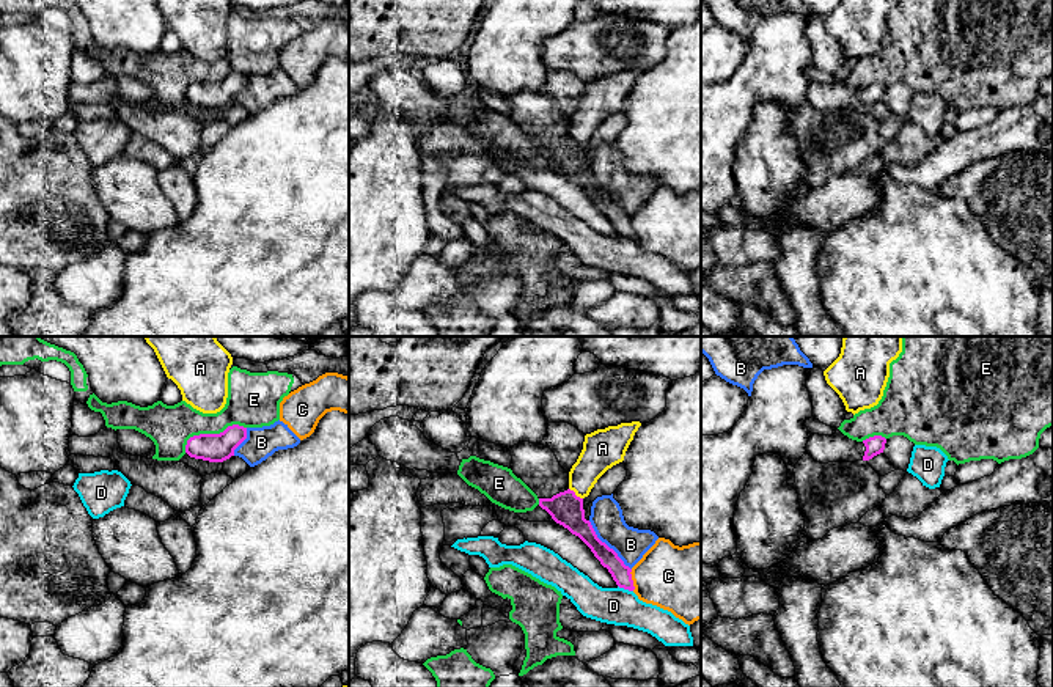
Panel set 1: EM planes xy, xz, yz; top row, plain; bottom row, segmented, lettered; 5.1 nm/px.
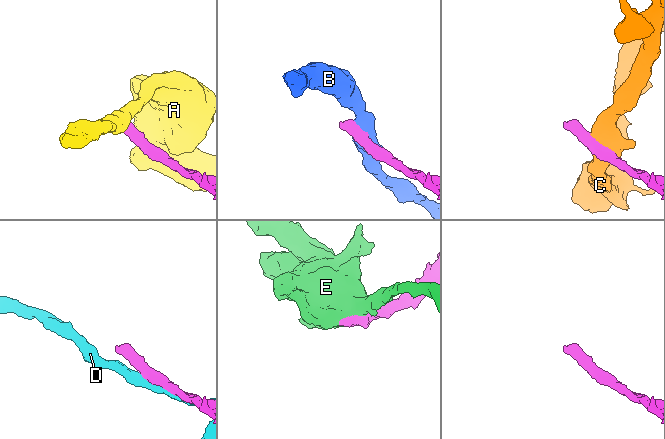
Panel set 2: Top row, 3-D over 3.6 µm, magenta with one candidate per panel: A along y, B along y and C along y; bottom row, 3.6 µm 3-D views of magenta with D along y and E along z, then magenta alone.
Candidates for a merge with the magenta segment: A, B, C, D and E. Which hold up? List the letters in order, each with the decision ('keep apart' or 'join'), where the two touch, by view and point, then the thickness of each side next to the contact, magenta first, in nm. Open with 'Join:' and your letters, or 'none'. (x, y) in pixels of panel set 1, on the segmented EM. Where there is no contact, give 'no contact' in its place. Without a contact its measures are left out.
Join: none
A: keep apart; contact xz (574, 494); calibres 170 and 180 nm
B: keep apart; contact xz (605, 544); calibres 150 and 170 nm
C: keep apart; contact xz (632, 580); calibres 100 and 340 nm
D: keep apart; contact xz (626, 588); calibres 100 and 190 nm
E: keep apart; contact xy (211, 434); calibres 140 and 240 nm

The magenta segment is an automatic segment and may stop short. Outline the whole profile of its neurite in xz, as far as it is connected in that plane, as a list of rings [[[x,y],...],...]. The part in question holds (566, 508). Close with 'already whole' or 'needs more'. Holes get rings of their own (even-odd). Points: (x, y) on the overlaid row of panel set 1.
[[[530,442],[517,443],[509,451],[509,468],[538,495],[539,506],[591,549],[619,588],[633,591],[632,569],[597,538],[591,522],[585,519],[583,498],[569,489],[569,473],[560,465],[555,453]]] | needs more

